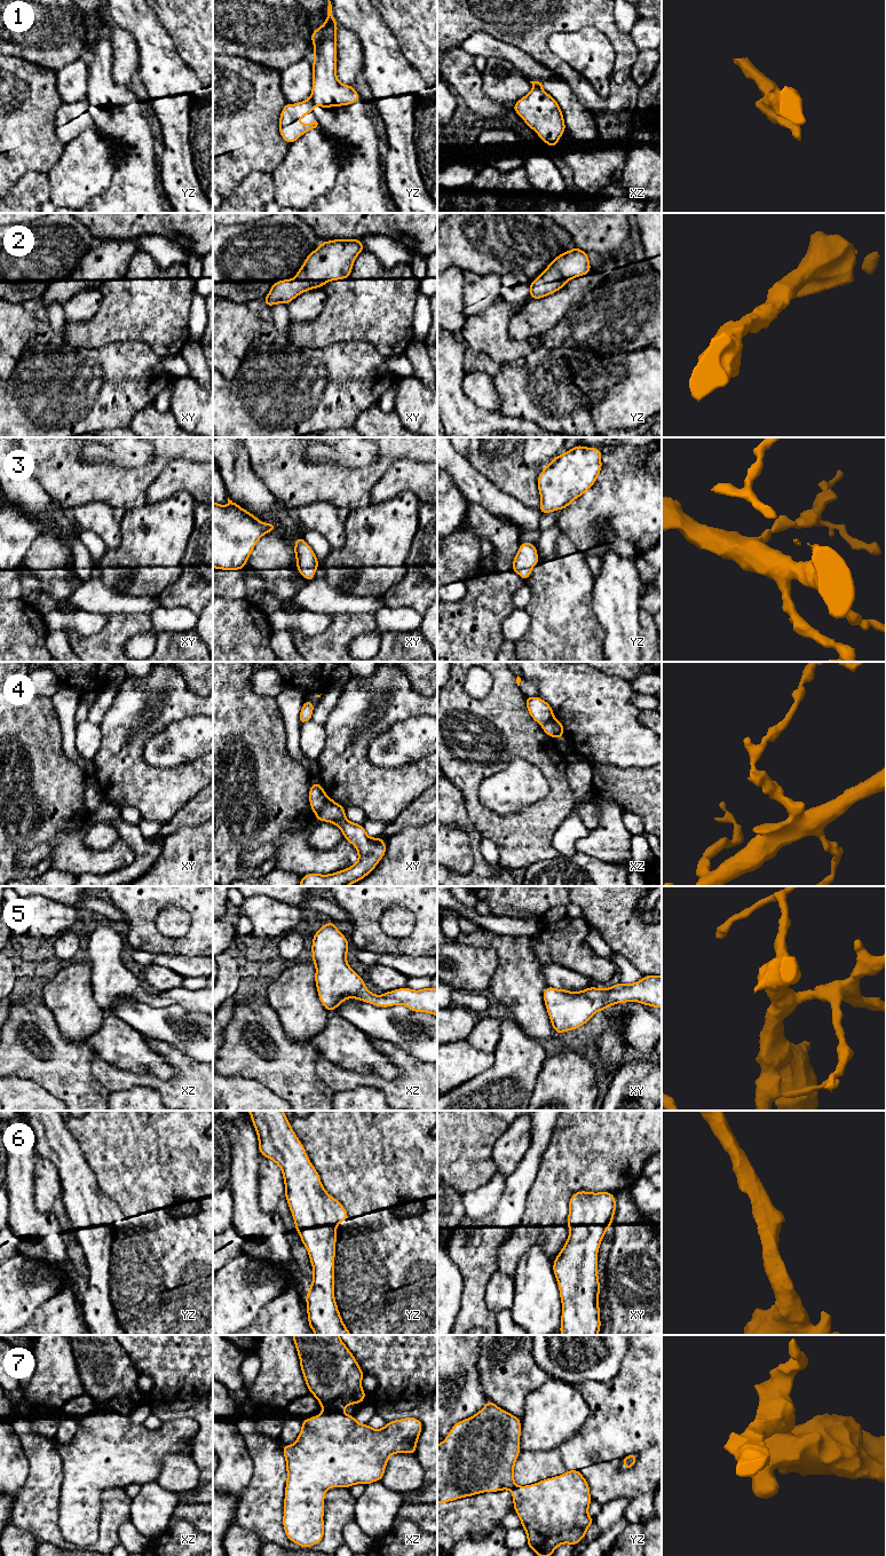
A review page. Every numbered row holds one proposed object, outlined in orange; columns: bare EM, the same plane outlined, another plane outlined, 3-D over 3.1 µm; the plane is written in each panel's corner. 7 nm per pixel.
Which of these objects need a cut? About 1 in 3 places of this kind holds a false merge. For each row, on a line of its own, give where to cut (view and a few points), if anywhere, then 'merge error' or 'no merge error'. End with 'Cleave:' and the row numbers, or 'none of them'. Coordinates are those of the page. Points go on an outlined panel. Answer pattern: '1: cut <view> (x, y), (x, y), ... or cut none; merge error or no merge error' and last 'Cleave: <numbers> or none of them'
1: cut yz (310, 97), (315, 104); merge error
2: cut none; no merge error
3: cut none; no merge error
4: cut xy (327, 797), (324, 806), (316, 815); merge error
5: cut none; no merge error
6: cut none; no merge error
7: cut xz (324, 1410), (338, 1410), (341, 1412); merge error
Cleave: 1, 4, 7

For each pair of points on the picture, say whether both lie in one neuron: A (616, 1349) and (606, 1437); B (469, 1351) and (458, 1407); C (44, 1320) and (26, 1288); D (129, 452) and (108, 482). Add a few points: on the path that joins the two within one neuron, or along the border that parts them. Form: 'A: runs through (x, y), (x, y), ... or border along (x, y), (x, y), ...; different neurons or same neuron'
A: border along (625, 1352), (619, 1369), (610, 1379), (586, 1381); different neurons
B: runs through (468, 1365), (467, 1382), (460, 1393); same neuron
C: border along (57, 1290), (37, 1308), (33, 1317), (28, 1323); different neurons
D: border along (93, 461), (121, 466), (142, 466), (145, 464); different neurons

